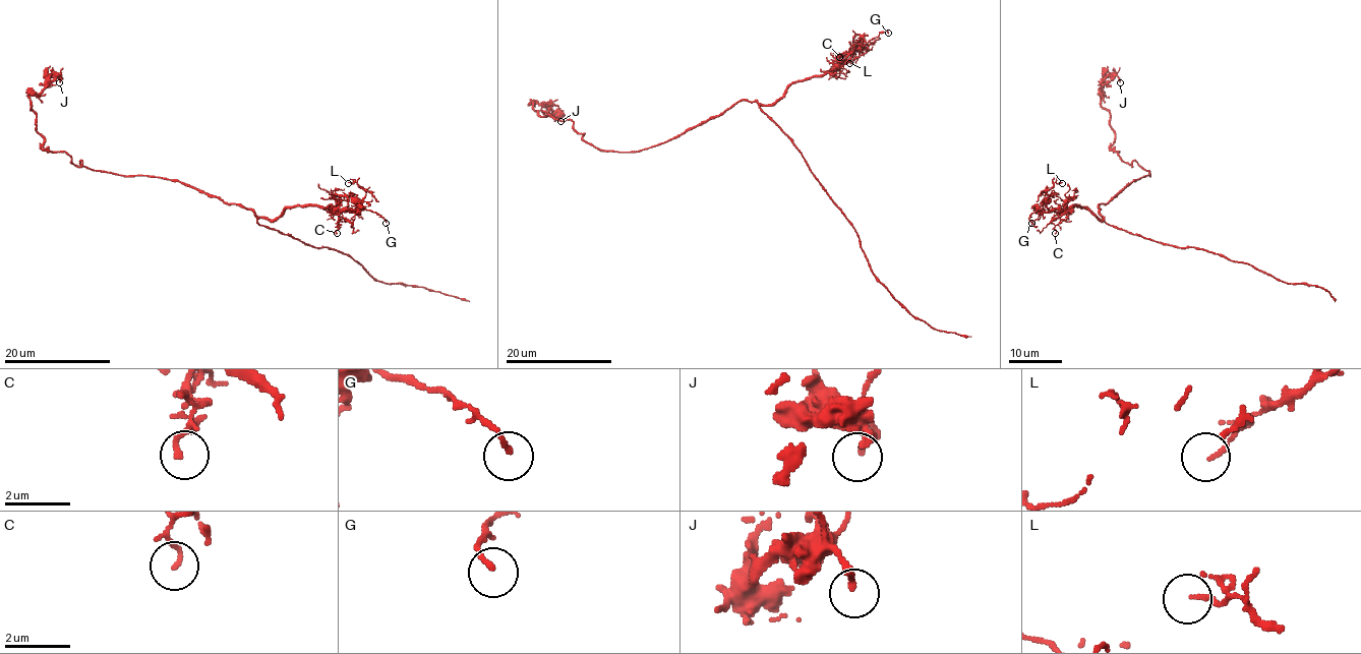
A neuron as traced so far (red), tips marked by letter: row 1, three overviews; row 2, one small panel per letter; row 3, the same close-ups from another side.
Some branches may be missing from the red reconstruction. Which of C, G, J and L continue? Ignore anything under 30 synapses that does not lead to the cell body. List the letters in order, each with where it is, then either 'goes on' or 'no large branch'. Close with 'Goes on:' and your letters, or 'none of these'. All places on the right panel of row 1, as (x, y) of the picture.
C: place (1055, 233); no large branch
G: place (1031, 223); no large branch
J: place (1120, 82); no large branch
L: place (1062, 183); no large branch
Goes on: none of these

